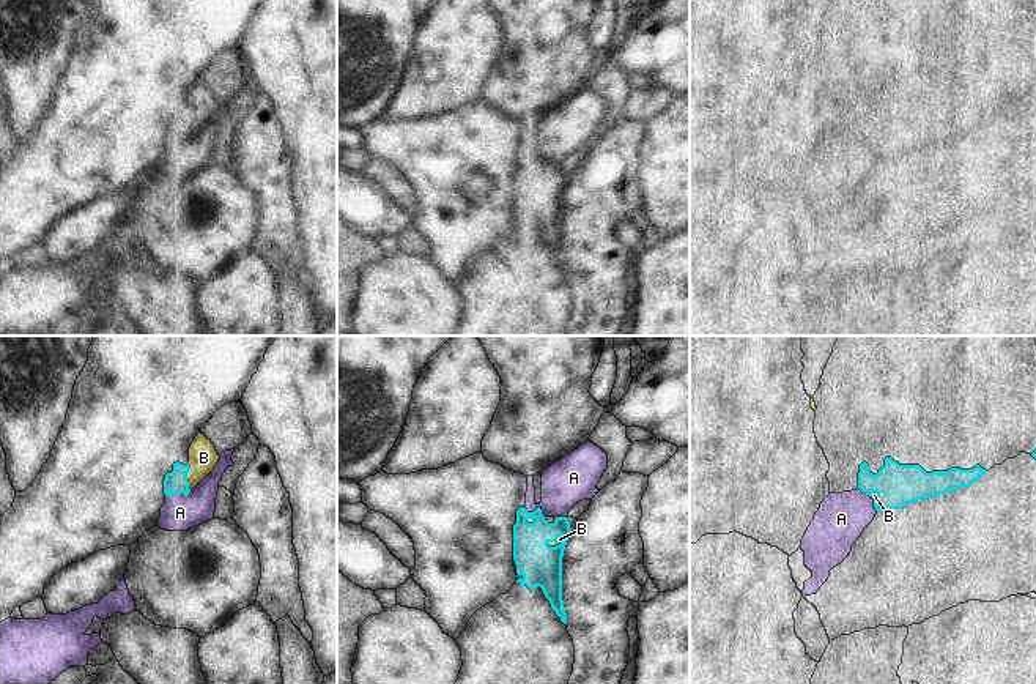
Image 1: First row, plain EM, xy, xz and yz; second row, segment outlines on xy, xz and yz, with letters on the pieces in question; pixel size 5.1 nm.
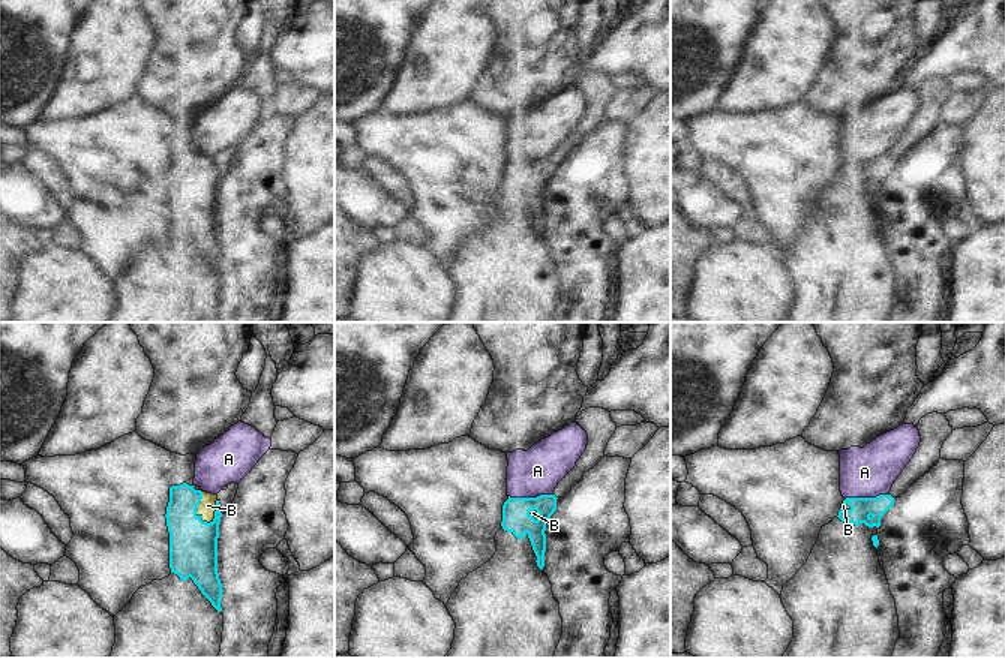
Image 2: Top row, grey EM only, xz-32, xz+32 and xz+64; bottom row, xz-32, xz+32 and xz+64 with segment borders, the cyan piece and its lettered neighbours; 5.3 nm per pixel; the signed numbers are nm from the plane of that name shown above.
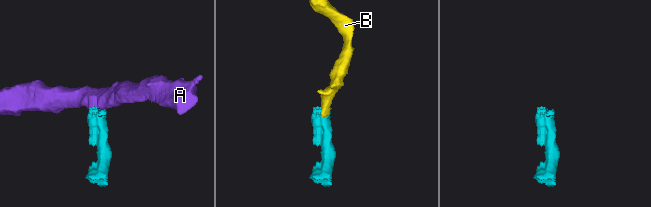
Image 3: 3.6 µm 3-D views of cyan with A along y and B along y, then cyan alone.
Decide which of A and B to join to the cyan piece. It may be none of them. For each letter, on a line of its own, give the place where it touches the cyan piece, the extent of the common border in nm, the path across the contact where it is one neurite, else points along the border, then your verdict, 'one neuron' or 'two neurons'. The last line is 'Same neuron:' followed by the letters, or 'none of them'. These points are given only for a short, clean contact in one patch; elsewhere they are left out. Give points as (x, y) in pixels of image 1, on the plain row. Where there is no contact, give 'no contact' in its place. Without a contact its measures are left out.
A: contact xy (178, 139); length 130 nm; border xy (191, 137), (167, 144); two neurons
B: contact xy (186, 123); length 140 nm; way xy (177, 128), (186, 123), (203, 104); one neuron
Same neuron: B

